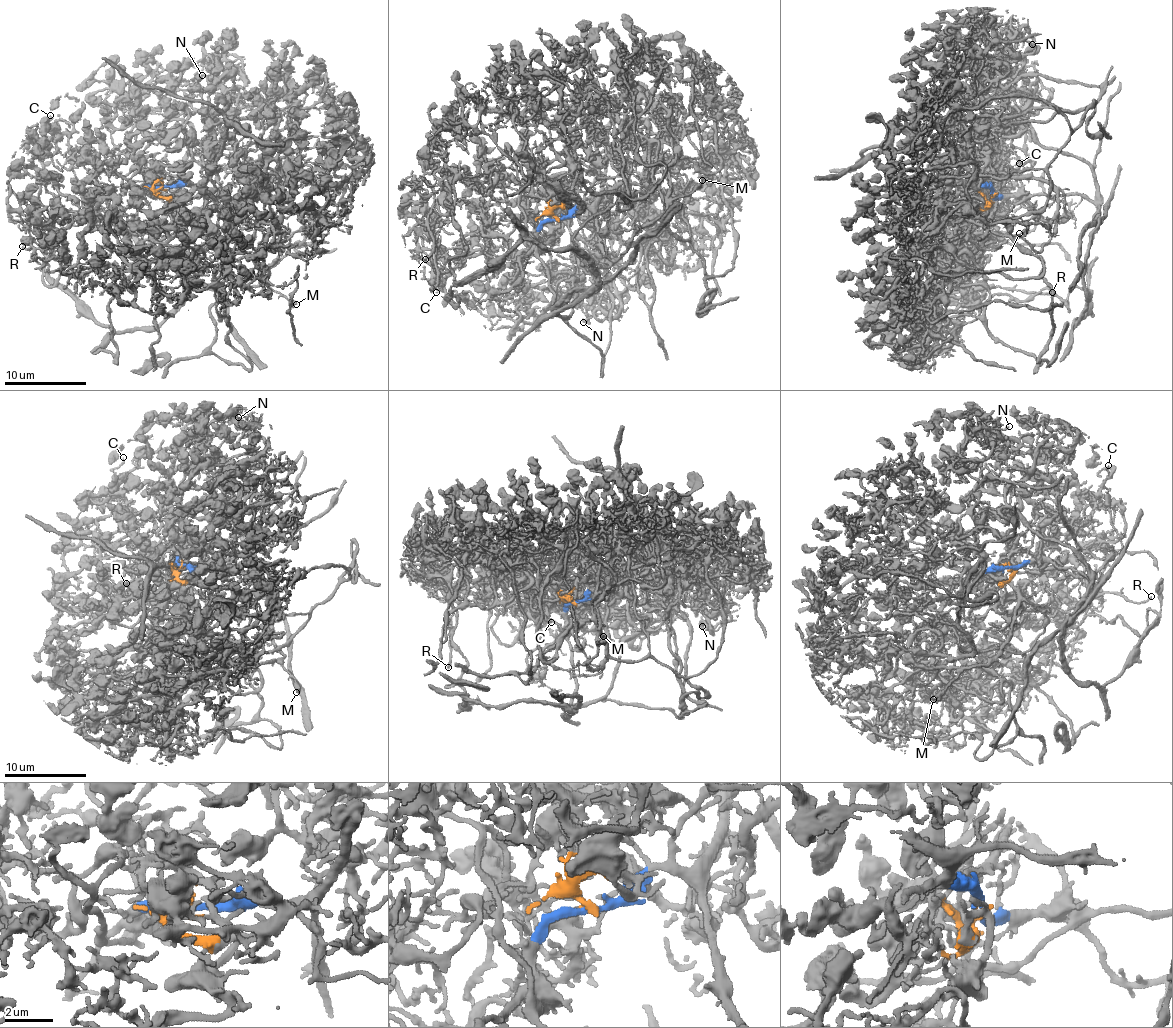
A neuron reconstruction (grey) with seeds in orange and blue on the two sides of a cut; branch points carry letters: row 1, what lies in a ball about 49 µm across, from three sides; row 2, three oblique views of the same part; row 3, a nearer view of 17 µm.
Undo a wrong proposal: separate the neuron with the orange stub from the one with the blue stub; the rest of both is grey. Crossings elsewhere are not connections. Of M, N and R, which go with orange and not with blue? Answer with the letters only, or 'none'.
N, R

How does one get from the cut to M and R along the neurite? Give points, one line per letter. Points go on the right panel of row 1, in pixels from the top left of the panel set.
M: (991, 192), (981, 185), (989, 174), (1039, 178), (1056, 192), (1052, 225), (1027, 225), (1019, 234)
R: (991, 193), (991, 203), (983, 209), (986, 238), (957, 255), (959, 274), (968, 270), (973, 289), (1051, 291)

